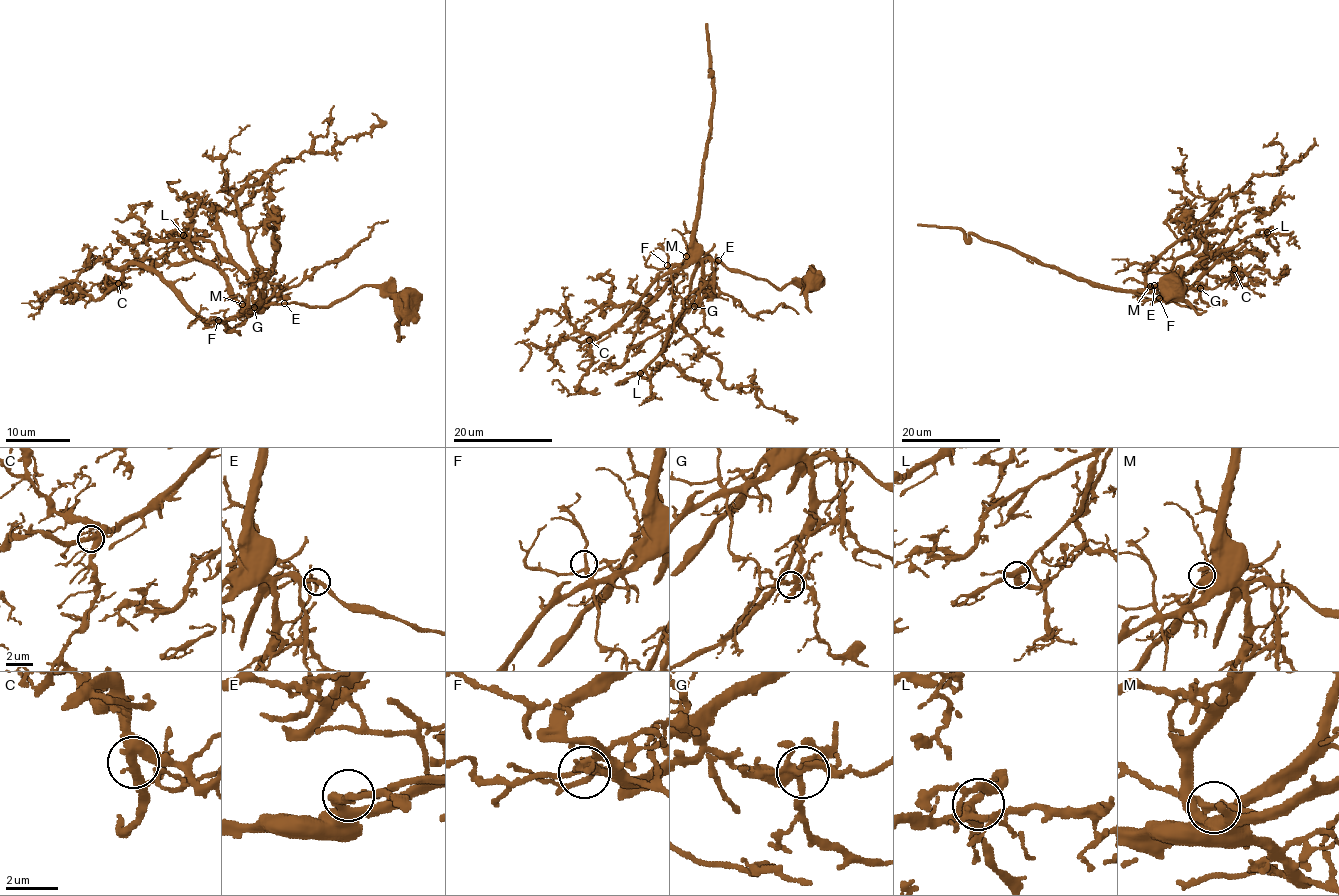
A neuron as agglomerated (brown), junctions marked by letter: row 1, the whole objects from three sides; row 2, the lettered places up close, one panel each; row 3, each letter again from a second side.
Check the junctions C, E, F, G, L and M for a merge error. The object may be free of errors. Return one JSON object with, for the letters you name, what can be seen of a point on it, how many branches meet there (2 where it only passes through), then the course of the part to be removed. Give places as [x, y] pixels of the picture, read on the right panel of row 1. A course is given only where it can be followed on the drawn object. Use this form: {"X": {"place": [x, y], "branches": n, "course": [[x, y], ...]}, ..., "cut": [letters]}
{"cut": []}

